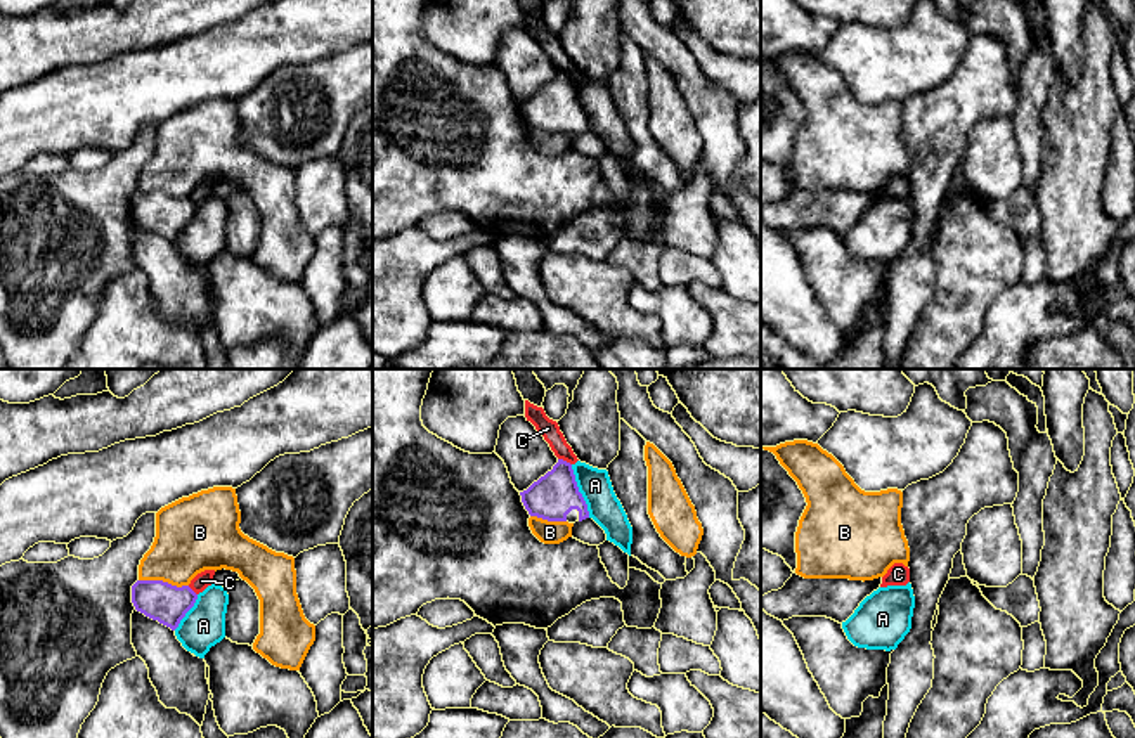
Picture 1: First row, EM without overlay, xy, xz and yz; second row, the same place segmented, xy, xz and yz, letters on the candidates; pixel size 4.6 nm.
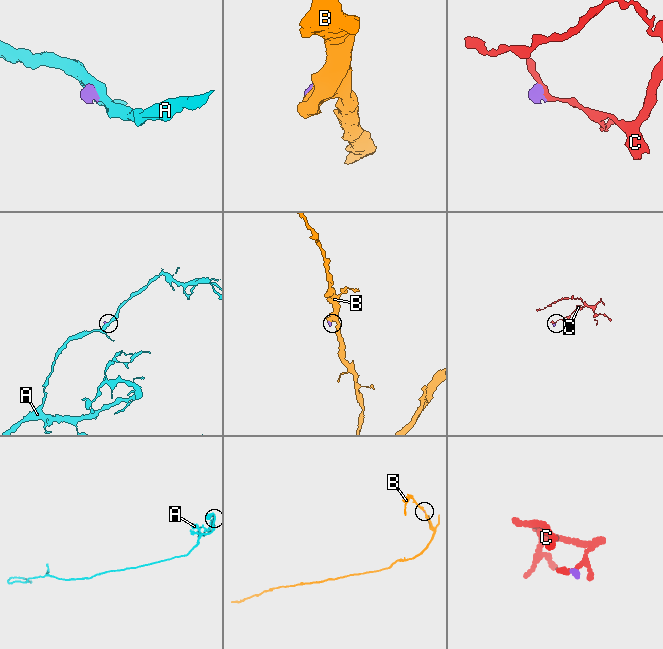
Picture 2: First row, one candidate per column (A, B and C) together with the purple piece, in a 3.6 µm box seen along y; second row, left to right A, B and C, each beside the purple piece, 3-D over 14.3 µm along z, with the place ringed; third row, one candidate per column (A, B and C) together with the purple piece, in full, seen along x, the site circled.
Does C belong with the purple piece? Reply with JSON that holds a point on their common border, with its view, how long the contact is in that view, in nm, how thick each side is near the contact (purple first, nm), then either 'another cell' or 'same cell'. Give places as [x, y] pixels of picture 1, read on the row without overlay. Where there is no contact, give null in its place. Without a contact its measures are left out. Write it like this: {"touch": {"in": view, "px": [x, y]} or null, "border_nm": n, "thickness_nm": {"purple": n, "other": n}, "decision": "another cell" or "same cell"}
{"touch": {"in": "xz", "px": [565, 73]}, "border_nm": 70, "thickness_nm": {"purple": 220, "other": 90}, "decision": "another cell"}

